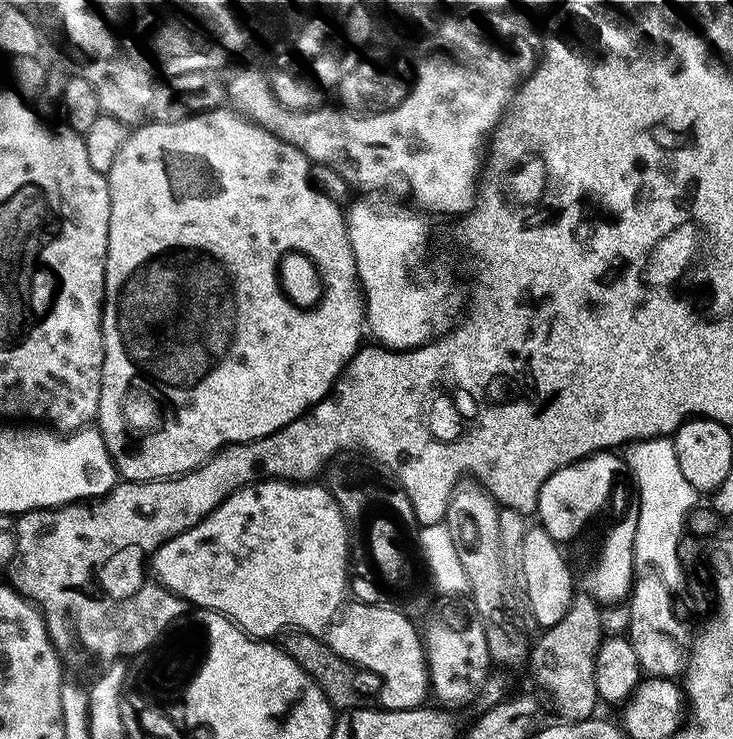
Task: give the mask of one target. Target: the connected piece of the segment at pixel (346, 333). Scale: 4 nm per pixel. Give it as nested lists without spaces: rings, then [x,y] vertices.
[[[221,106],[211,112],[199,112],[196,116],[187,116],[178,122],[144,122],[129,131],[122,150],[118,150],[118,159],[107,172],[108,189],[110,190],[110,230],[108,231],[108,253],[106,254],[106,270],[104,271],[104,313],[100,319],[102,326],[102,342],[104,343],[104,365],[102,366],[102,394],[98,402],[96,420],[100,433],[112,456],[117,473],[125,481],[133,480],[167,480],[169,476],[180,476],[184,472],[192,472],[200,464],[205,464],[208,457],[227,444],[241,444],[258,438],[266,438],[266,434],[274,434],[282,430],[290,422],[303,416],[309,408],[315,408],[320,399],[328,394],[332,383],[339,378],[341,372],[352,357],[360,351],[362,341],[360,335],[366,332],[366,301],[360,286],[360,275],[356,273],[354,250],[348,237],[348,222],[342,208],[339,208],[324,192],[319,192],[312,185],[310,161],[290,142],[279,140],[270,130],[258,126],[254,121],[246,119],[235,110]]]

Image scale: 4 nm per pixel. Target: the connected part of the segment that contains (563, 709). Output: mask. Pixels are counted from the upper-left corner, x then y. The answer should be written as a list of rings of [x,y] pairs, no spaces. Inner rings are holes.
[[[585,592],[575,593],[561,621],[540,635],[531,645],[528,659],[537,686],[546,692],[559,719],[567,723],[591,719],[600,702],[594,681],[594,658],[604,637],[599,603]]]

